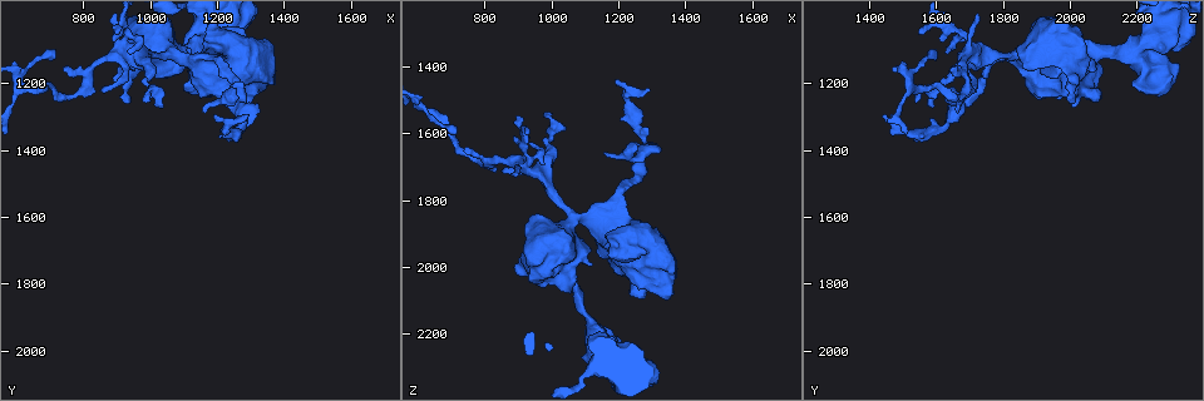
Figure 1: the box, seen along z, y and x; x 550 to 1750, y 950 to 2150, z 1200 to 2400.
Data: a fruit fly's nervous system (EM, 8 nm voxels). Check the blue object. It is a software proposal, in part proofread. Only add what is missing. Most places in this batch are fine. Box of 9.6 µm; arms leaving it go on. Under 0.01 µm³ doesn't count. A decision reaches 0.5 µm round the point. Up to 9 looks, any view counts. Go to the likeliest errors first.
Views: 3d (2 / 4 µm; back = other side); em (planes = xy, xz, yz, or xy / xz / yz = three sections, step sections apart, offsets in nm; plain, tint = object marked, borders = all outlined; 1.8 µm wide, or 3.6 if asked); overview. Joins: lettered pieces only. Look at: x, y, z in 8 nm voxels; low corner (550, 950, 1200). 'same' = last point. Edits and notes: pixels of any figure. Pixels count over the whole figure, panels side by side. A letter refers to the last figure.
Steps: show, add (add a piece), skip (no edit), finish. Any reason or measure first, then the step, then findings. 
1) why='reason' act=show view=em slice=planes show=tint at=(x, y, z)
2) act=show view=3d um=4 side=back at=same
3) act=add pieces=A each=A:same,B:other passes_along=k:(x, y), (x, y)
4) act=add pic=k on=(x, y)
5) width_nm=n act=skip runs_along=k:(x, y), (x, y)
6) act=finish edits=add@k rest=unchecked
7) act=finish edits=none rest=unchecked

why='thin end' act=show view=3d um=4 at=(850, 1220, 1720)

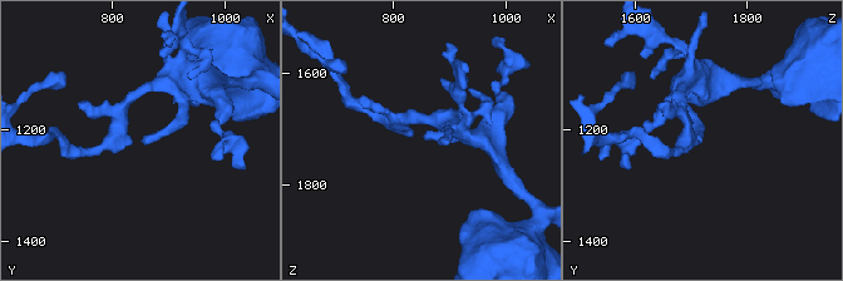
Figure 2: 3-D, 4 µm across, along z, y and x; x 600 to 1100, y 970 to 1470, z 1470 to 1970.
why='now the EM' act=show view=em um=3.6 slice=yz step=8 show=borders at=(850, 1225, 1710)

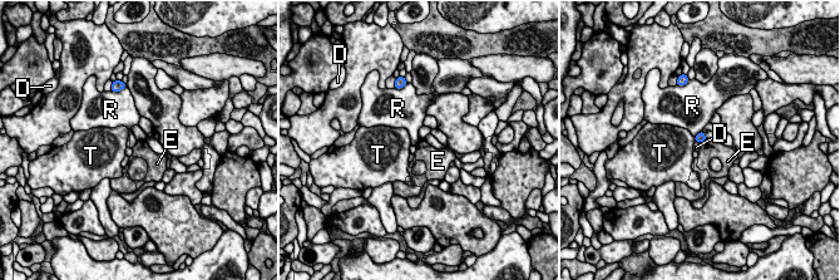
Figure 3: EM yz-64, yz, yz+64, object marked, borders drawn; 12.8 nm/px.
act=skip each=D:other,E:other,R:other,T:other border=3:(706, 140), (700, 142) found='none of them fits'

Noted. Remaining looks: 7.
why='thick turns thin' act=show view=3d um=4 side=back at=(1140, 1030, 2250)

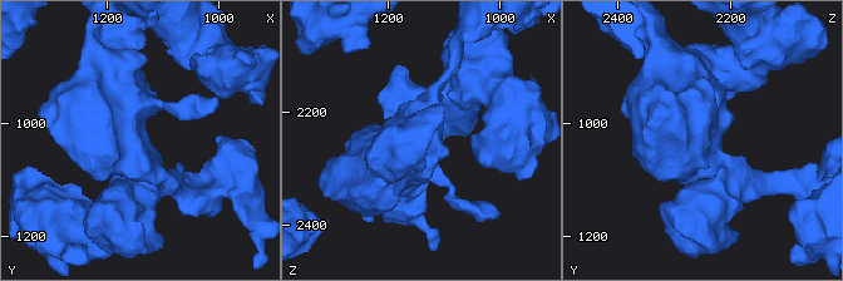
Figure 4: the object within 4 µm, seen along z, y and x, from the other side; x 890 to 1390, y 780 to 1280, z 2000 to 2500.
act=show view=em um=3.6 slice=planes show=borders at=same

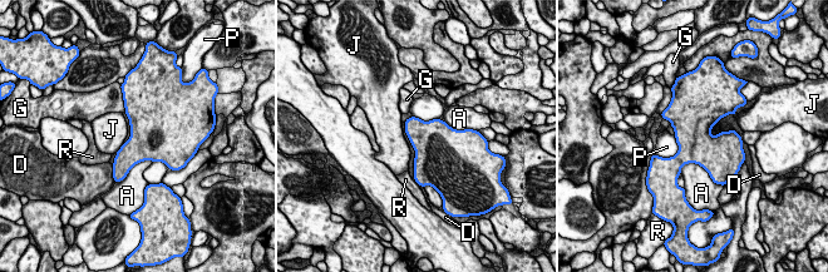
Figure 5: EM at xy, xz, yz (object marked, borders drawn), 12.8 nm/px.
width_nm=440 longest_contact=A:460nm act=skip each=A:other,D:other,G:other,J:other,P:other,R:other found='no lettered piece goes on from it'

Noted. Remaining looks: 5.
why='calibre changes' act=show view=em slice=planes show=plain at=(920, 1150, 2010)

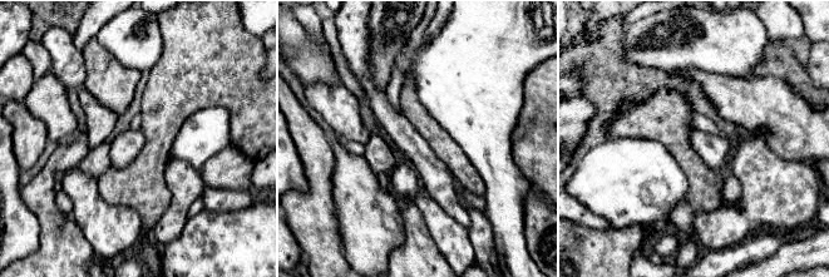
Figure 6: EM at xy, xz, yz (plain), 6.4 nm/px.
act=show view=em slice=planes show=borders at=same

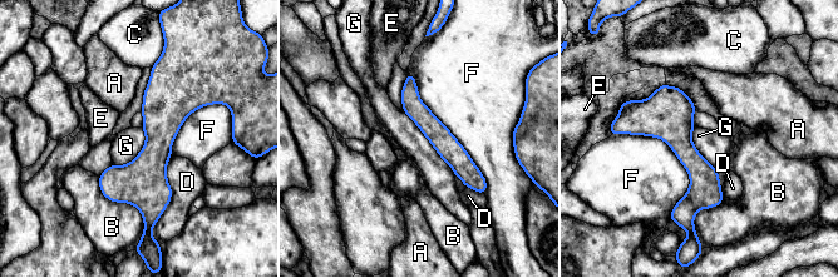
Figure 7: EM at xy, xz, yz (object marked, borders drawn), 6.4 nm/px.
act=skip each=A:other,B:other,C:other,D:other,E:other,F:other,G:other border=7:(402, 110), (450, 167) found='none of them fits'

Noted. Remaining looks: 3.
why='abrupt turn' act=show view=em slice=planes show=borders at=(1260, 1270, 1680)

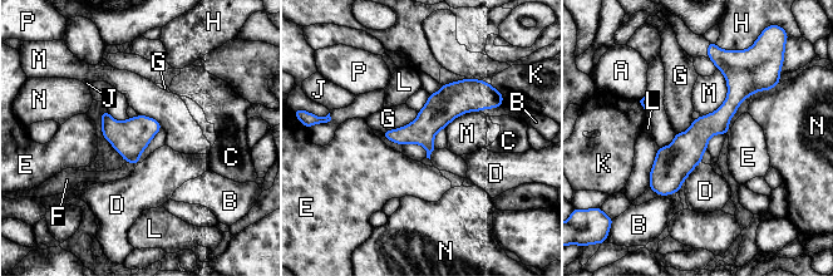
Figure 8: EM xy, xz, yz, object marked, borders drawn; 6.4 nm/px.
width_nm=190 act=skip each=A:other,B:other,C:other,D:other,E:other,F:other,G:other,H:other,J:other,K:other,L:other,M:other,N:other,P:other border=8:(418, 112), (410, 122), (382, 132) found='none of them fits'

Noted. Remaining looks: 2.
act=finish edits=none rest=unchecked

